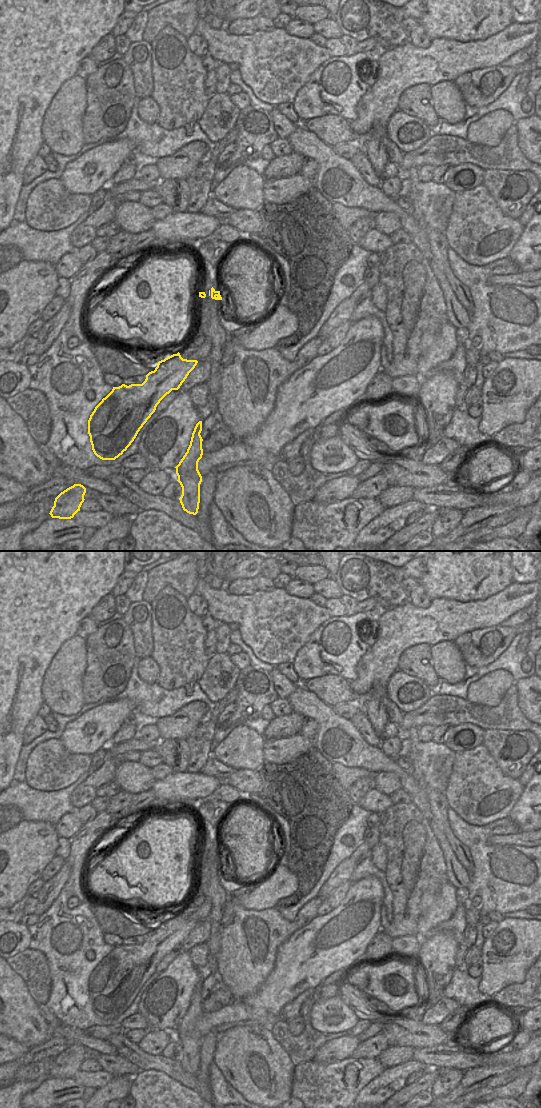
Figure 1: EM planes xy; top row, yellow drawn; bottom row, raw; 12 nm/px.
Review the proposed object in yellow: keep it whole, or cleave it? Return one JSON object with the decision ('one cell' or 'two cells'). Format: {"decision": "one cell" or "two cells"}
{"decision": "two cells"}

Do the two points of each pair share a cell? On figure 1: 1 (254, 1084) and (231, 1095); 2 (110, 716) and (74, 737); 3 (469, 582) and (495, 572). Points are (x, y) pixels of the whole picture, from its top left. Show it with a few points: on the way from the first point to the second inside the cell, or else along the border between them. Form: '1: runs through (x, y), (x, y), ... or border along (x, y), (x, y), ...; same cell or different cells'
1: border along (223, 1074), (226, 1081), (243, 1097); different cells
2: runs through (101, 725), (92, 736), (83, 737); same cell
3: runs through (475, 577), (482, 572), (489, 572); same cell

